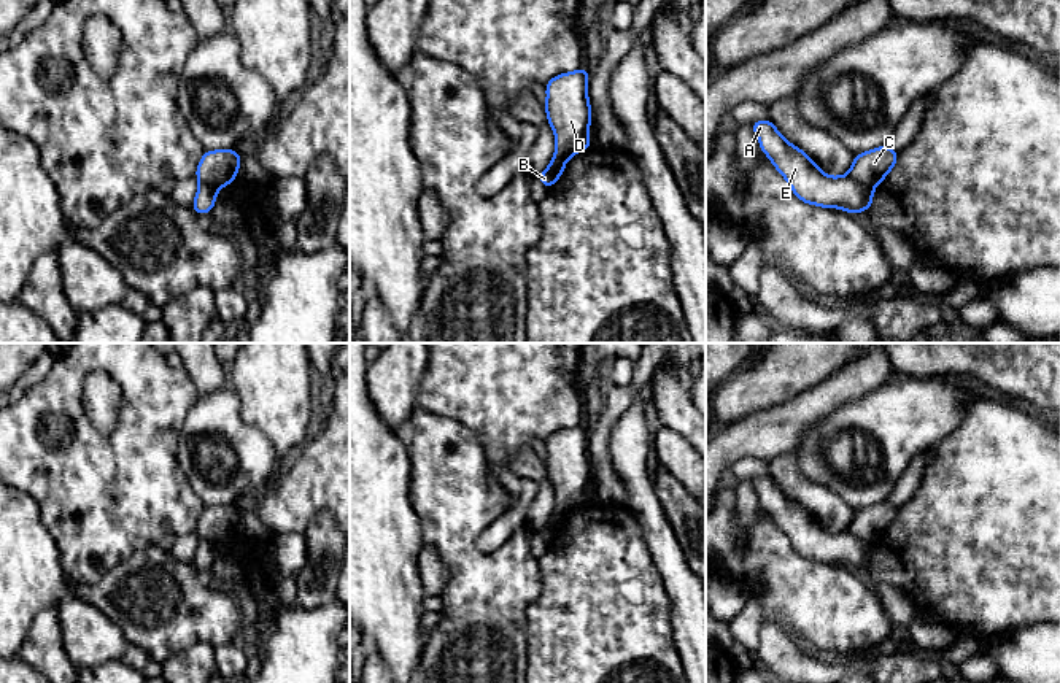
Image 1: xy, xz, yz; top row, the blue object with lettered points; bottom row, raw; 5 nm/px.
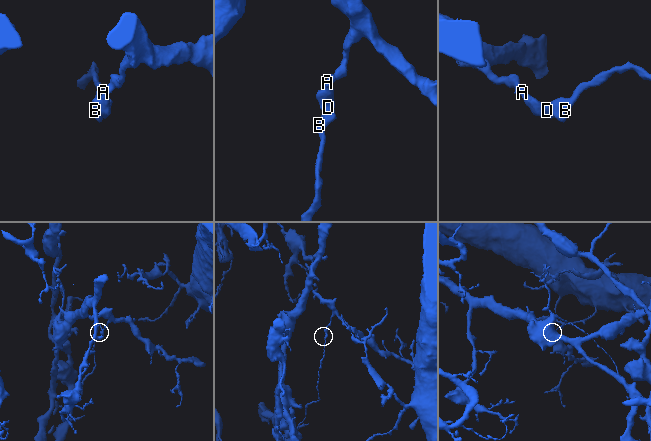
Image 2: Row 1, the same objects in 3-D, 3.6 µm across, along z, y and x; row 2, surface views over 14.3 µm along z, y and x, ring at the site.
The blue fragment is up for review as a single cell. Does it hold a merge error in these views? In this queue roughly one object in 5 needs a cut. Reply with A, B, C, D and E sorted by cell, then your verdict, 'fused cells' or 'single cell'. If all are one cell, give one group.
groups A D E / B C; fused cells

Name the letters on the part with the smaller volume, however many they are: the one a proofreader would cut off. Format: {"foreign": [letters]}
{"foreign": ["B", "C"]}

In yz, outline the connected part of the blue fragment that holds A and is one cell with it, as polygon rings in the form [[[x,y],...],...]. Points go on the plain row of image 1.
[[[771,475],[752,478],[764,508],[777,527],[788,537],[793,550],[804,559],[841,564],[847,569],[868,567],[874,546],[849,531],[828,532],[798,502],[788,499]]]

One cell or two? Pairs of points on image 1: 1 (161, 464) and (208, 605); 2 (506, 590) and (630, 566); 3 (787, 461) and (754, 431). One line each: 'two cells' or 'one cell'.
1: two cells
2: two cells
3: two cells

